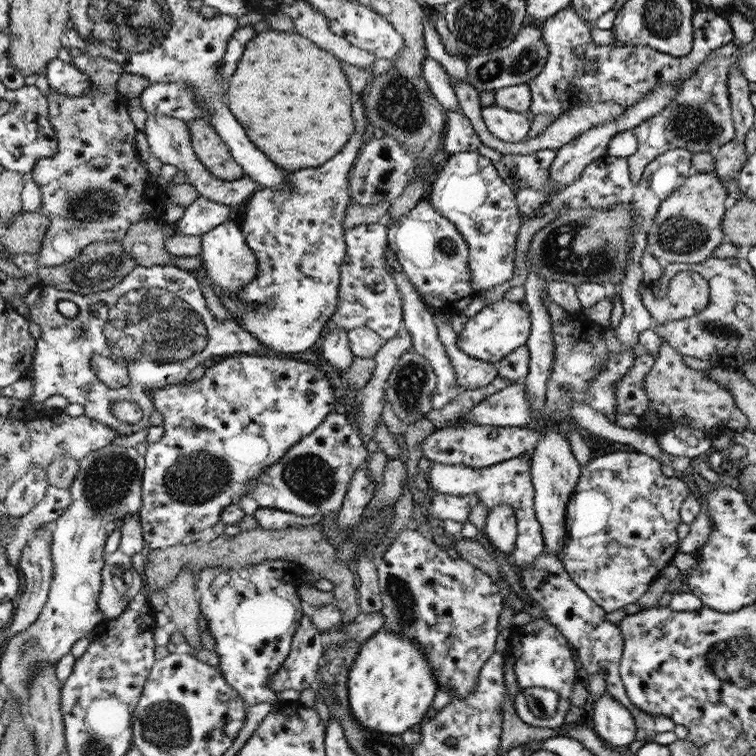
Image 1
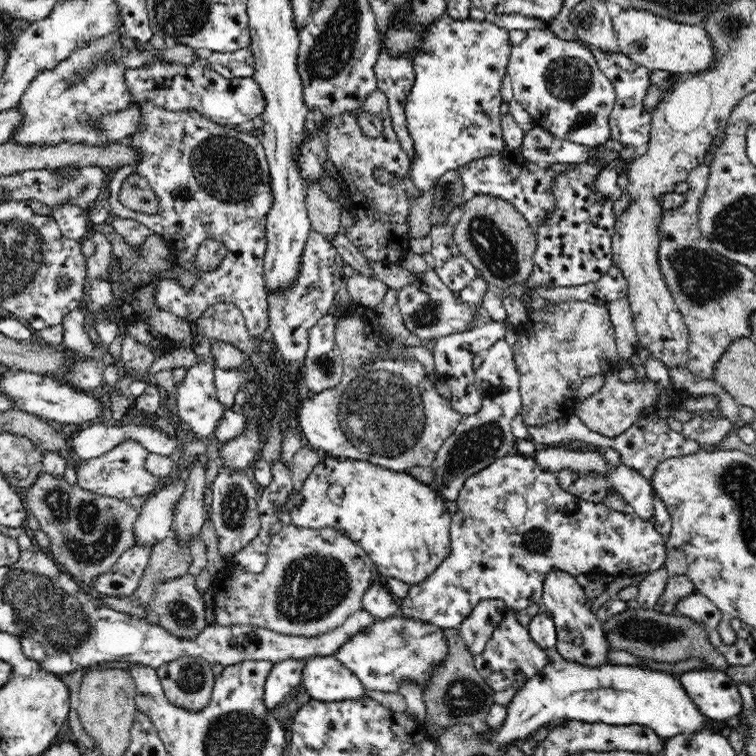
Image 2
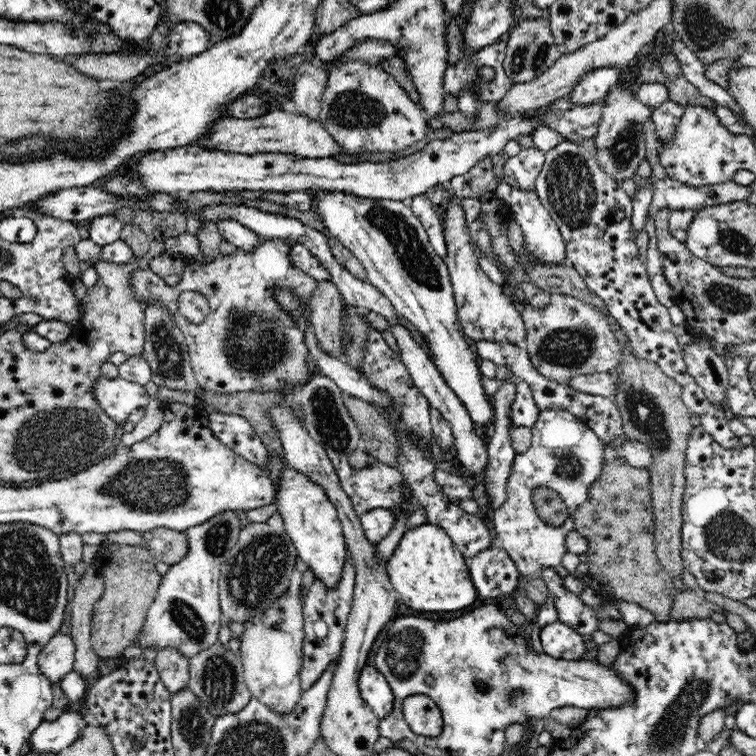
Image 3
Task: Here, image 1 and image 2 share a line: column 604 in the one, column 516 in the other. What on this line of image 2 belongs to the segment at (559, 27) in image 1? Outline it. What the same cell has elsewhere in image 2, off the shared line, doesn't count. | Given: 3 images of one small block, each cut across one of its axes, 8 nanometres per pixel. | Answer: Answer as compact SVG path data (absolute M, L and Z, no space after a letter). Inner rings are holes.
M530 28L526 30L526 38L511 48L507 73L511 77L513 98L532 115L536 127L542 127L562 140L589 147L611 142L609 116L615 105L615 88L601 71L589 47L580 40L562 40L549 28Z

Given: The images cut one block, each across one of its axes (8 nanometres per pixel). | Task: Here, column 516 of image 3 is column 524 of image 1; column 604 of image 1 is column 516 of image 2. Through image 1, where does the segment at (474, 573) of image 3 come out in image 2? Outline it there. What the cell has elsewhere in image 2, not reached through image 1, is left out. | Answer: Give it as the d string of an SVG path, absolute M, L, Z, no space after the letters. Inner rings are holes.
M510 610L504 616L505 620L494 630L486 649L480 655L475 656L474 663L478 674L486 680L488 687L492 688L494 692L502 692L514 686L517 671L521 671L527 681L551 664L546 650L534 643L528 628L526 629L522 624L519 624L516 618L517 614L518 611Z

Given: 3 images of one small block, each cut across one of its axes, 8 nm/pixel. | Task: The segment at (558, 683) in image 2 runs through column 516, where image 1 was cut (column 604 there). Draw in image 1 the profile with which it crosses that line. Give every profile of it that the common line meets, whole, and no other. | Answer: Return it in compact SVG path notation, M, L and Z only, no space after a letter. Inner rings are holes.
M607 692L594 700L592 721L596 734L614 750L625 750L637 733L634 717Z

